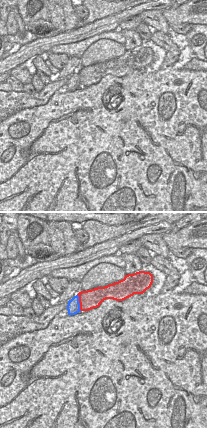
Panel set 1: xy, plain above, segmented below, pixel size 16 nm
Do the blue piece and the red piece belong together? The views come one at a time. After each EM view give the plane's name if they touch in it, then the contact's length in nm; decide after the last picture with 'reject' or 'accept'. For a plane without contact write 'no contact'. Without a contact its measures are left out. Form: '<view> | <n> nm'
xy | 280 nm

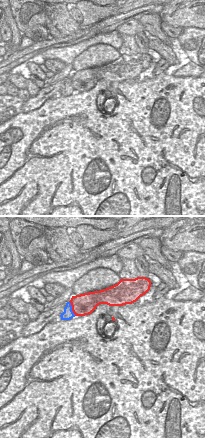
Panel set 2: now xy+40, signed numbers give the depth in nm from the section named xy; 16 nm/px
xy+40 | 260 nm

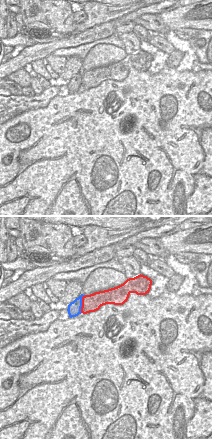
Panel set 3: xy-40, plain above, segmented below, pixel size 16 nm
xy-40 | 300 nm

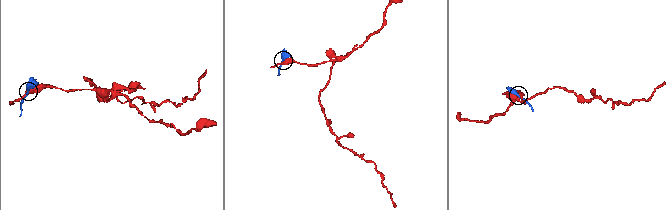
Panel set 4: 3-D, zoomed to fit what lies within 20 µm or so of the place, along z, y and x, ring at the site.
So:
reject

